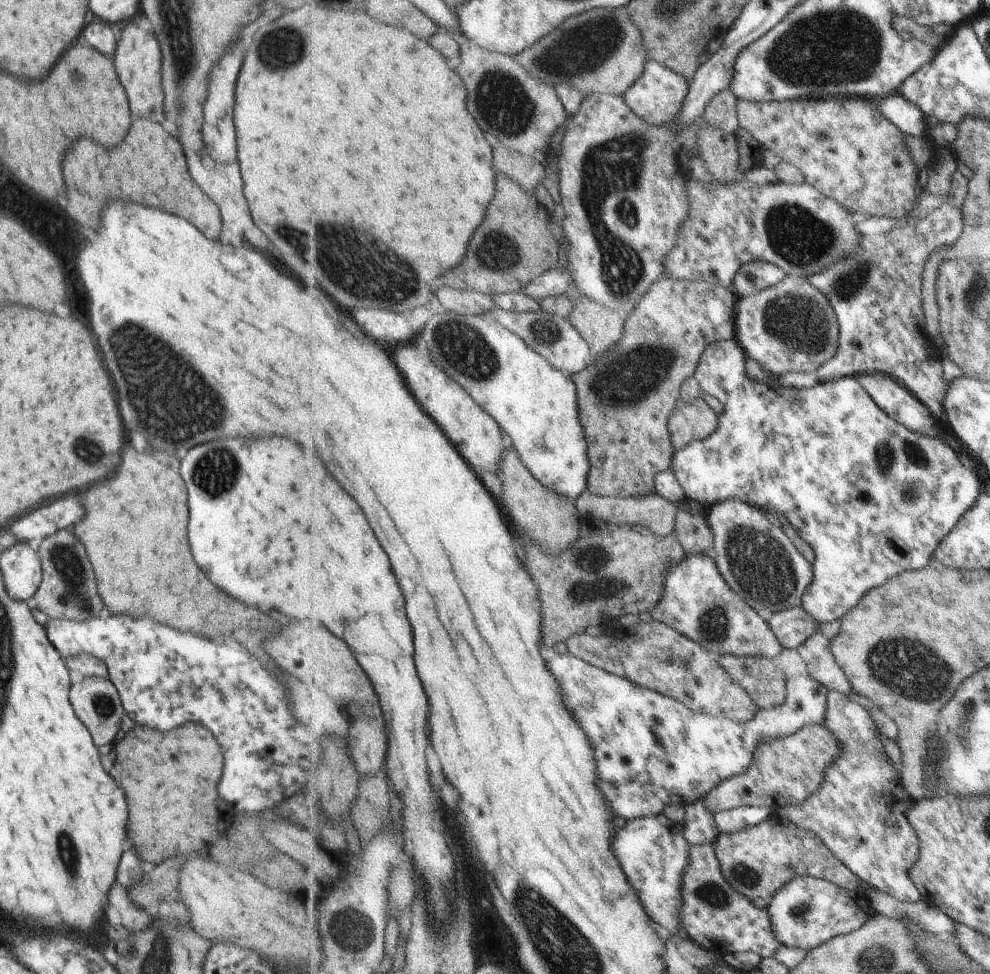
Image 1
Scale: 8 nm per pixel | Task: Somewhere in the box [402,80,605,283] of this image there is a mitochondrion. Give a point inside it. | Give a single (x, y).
(498, 248)

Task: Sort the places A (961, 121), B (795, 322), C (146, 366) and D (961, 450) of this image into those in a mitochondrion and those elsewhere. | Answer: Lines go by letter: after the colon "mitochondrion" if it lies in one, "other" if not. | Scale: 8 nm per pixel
A: other
B: mitochondrion
C: mitochondrion
D: other

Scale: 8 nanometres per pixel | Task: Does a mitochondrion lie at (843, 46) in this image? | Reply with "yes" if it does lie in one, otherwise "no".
yes

